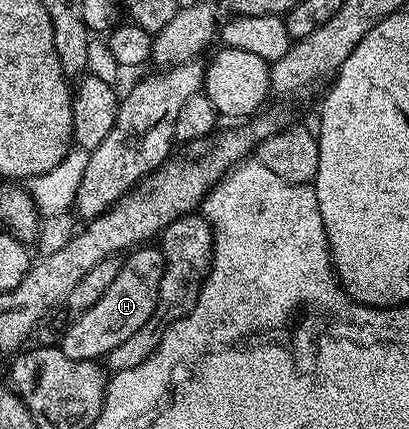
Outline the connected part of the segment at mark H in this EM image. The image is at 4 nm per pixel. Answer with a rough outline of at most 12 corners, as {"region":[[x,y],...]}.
{"region":[[140,246],[57,347],[98,361],[149,322],[163,253]]}

